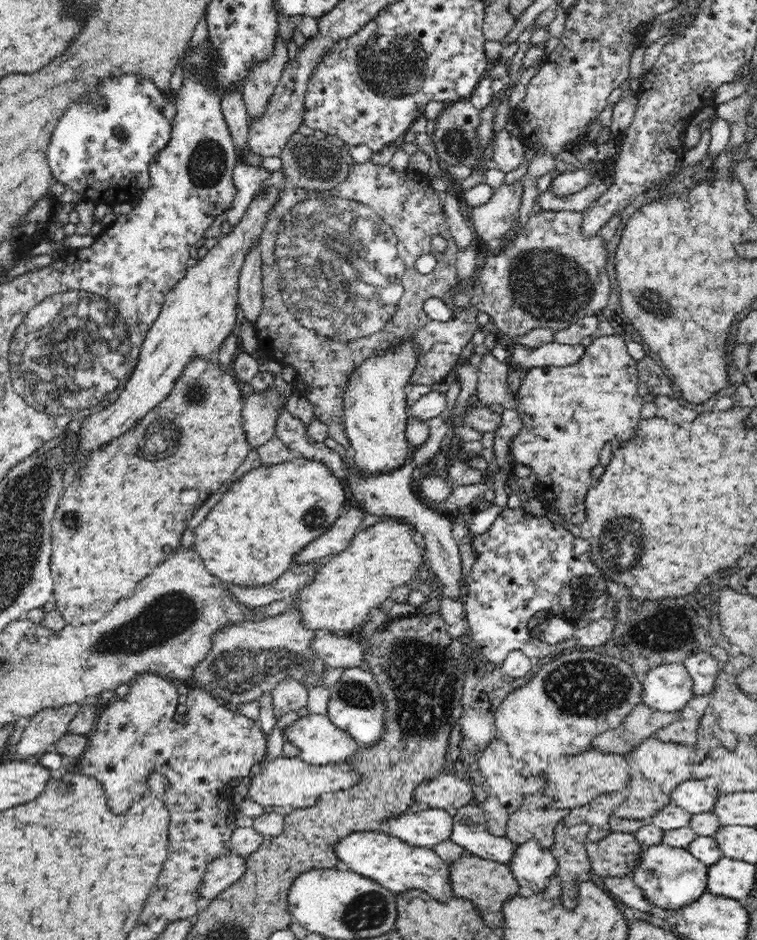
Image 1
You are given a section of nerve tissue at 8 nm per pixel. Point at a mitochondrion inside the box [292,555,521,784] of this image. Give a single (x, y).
(419, 674)

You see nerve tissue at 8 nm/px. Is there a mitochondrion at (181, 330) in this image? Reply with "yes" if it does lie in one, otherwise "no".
no

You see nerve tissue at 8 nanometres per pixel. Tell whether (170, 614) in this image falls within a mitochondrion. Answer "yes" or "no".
yes

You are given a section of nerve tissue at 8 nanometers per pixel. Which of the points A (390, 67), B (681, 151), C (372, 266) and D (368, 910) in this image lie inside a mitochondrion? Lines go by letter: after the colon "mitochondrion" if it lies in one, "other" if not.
A: mitochondrion
B: other
C: mitochondrion
D: mitochondrion

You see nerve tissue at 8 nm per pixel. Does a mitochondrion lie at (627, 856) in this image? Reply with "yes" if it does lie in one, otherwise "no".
yes

